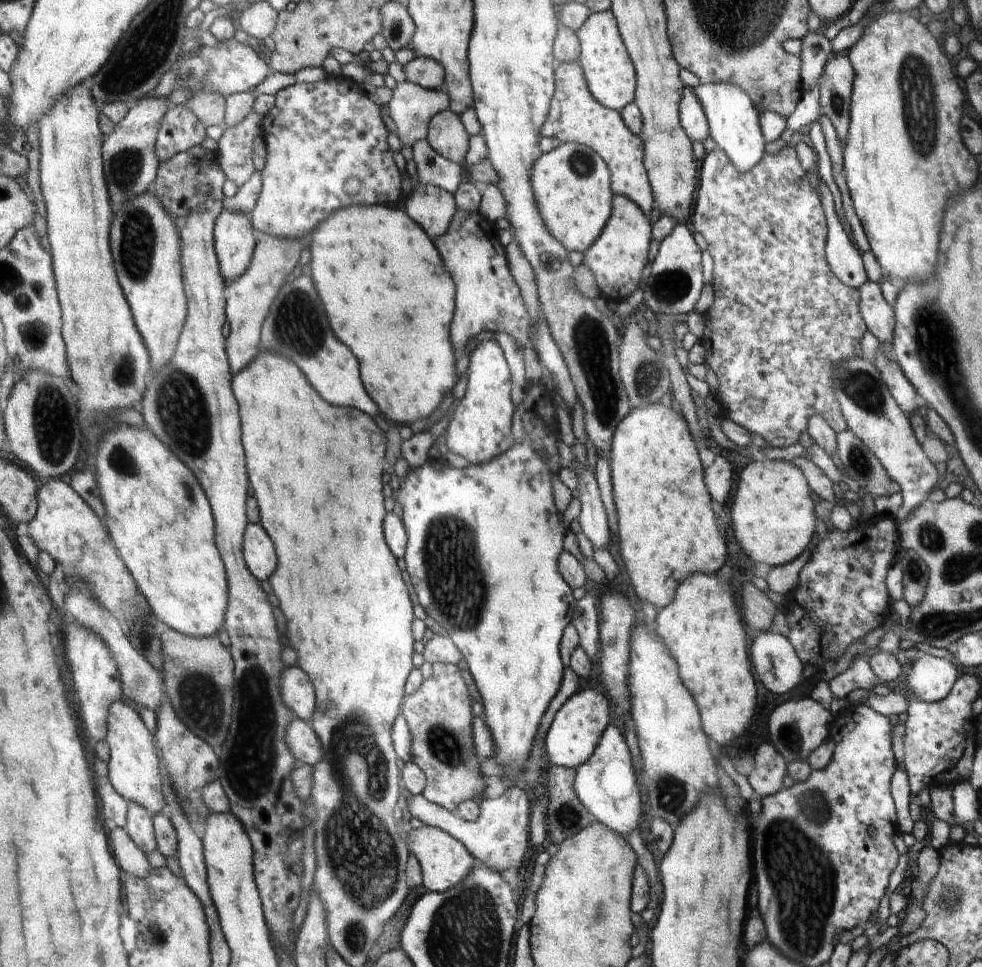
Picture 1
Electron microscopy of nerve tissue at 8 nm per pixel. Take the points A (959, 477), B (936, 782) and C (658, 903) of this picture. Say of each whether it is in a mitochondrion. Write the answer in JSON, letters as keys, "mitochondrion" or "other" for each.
{"A":"other","B":"other","C":"other"}

